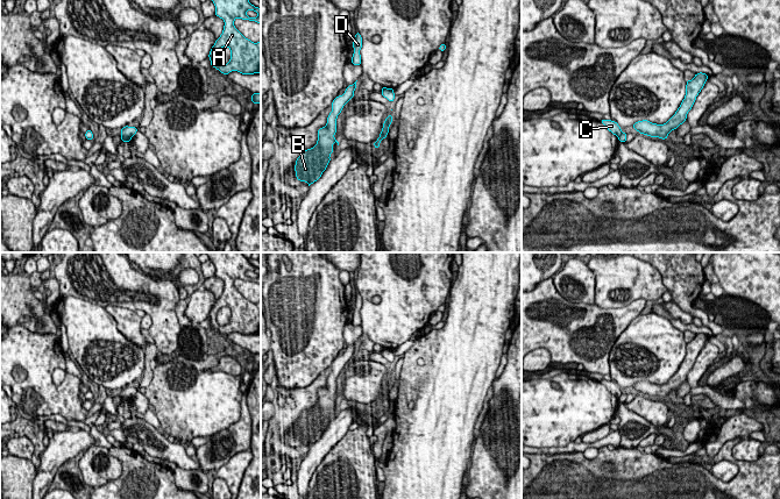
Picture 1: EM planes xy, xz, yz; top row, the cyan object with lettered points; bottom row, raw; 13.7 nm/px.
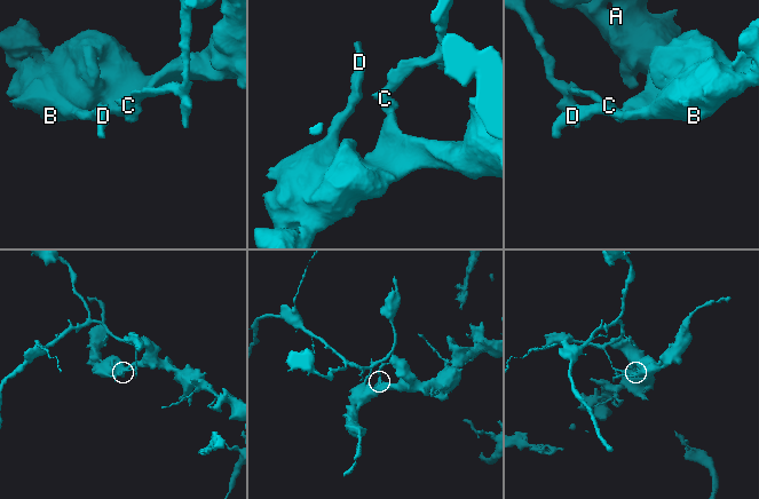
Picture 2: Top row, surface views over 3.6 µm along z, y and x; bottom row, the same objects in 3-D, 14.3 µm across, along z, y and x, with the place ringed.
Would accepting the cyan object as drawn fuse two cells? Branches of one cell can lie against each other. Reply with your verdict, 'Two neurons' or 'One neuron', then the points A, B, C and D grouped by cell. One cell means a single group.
Two neurons. Groups: A B D / C

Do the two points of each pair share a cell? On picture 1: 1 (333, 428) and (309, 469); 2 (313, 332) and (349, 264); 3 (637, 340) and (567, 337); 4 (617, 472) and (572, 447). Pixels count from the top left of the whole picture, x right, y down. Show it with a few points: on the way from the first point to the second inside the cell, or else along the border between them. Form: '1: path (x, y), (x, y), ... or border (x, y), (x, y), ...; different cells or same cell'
1: path (328, 439), (313, 458); same cell
2: border (333, 264), (340, 270); different cells
3: border (635, 318), (616, 340), (609, 356), (610, 365); different cells
4: border (582, 451), (555, 453), (551, 455); different cells

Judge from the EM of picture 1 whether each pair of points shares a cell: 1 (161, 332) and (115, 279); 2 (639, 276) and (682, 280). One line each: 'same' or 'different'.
1: same
2: different

